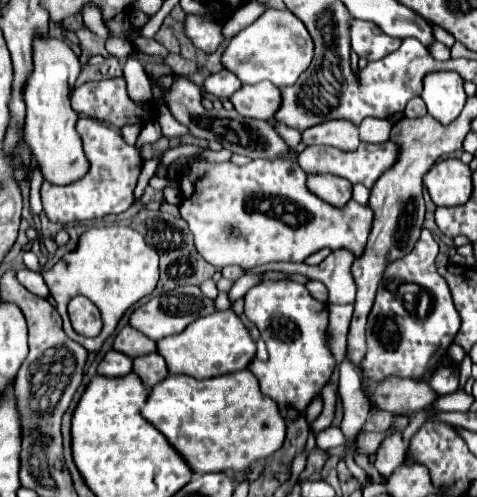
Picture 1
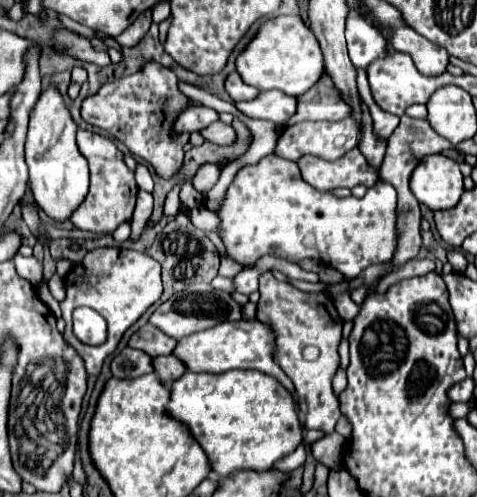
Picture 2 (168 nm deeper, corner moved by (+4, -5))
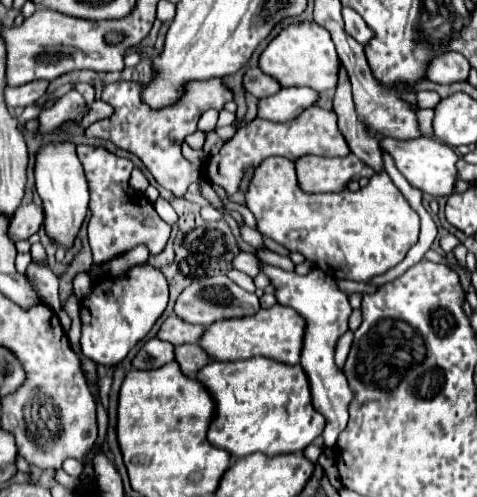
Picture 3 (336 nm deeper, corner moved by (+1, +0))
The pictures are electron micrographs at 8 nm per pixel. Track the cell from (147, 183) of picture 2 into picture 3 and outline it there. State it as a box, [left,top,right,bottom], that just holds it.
[153,197,178,225]

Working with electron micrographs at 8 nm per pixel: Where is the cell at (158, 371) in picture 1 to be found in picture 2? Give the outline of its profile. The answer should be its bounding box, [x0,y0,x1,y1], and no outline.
[151,355,185,387]

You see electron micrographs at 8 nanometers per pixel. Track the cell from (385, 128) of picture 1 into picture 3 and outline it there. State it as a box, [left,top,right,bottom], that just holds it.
[246,158,420,282]

